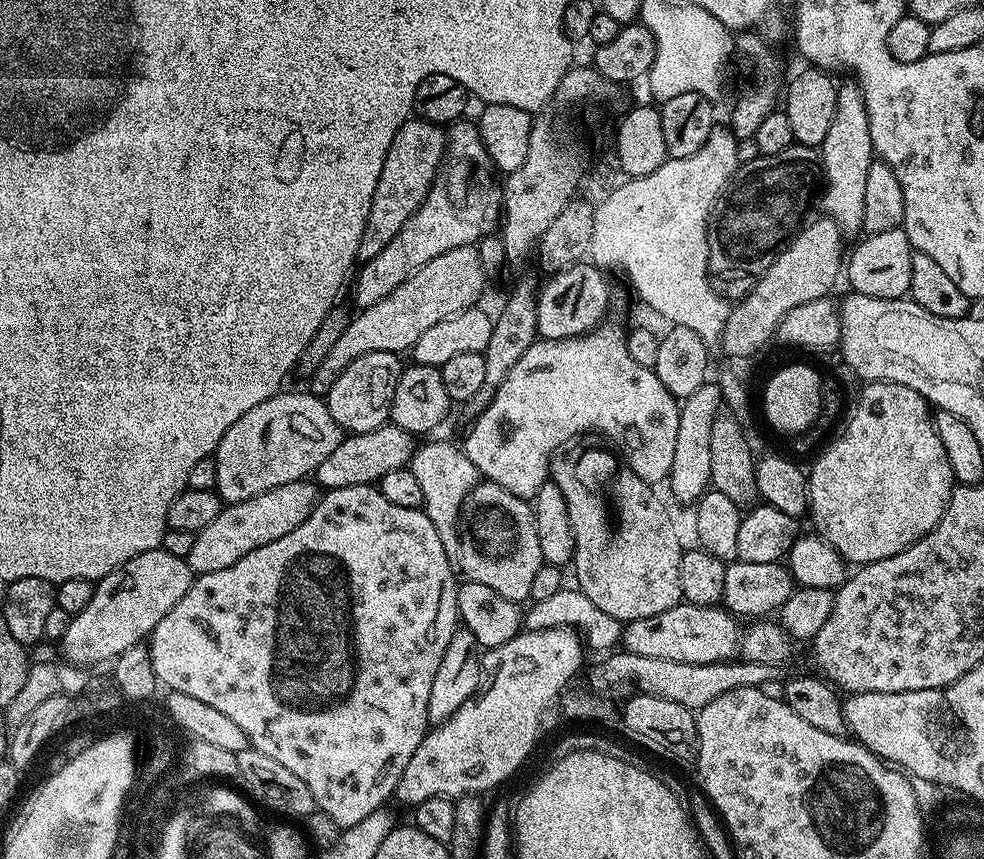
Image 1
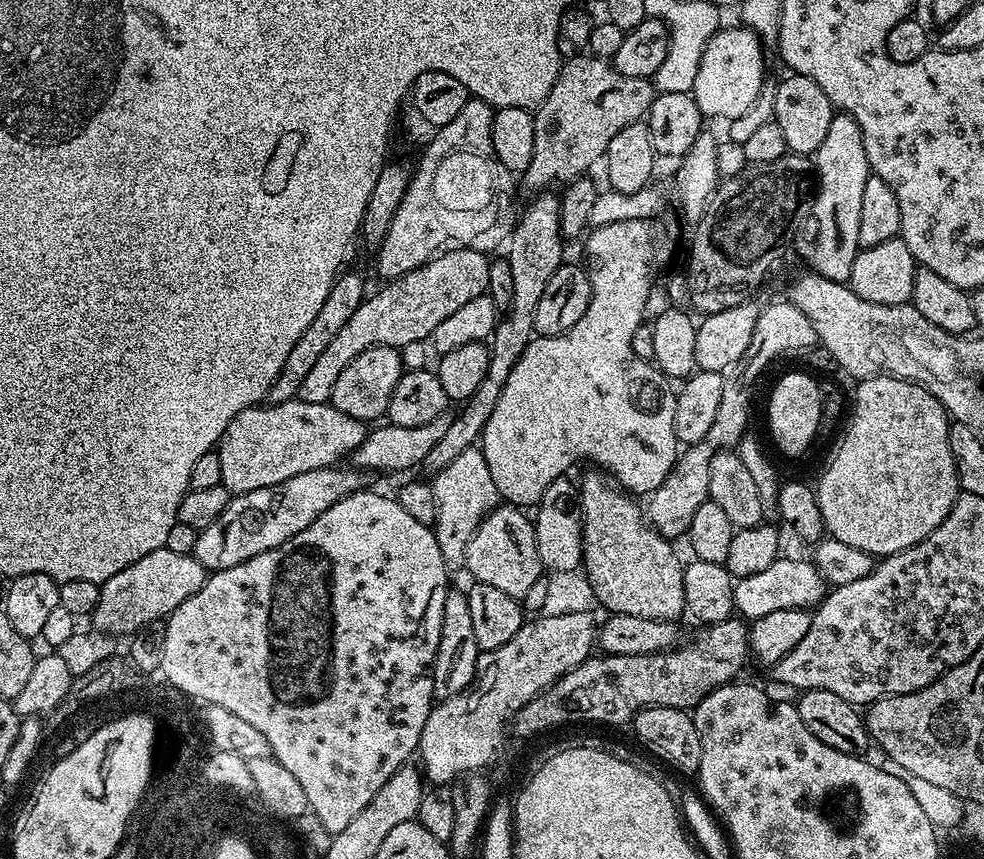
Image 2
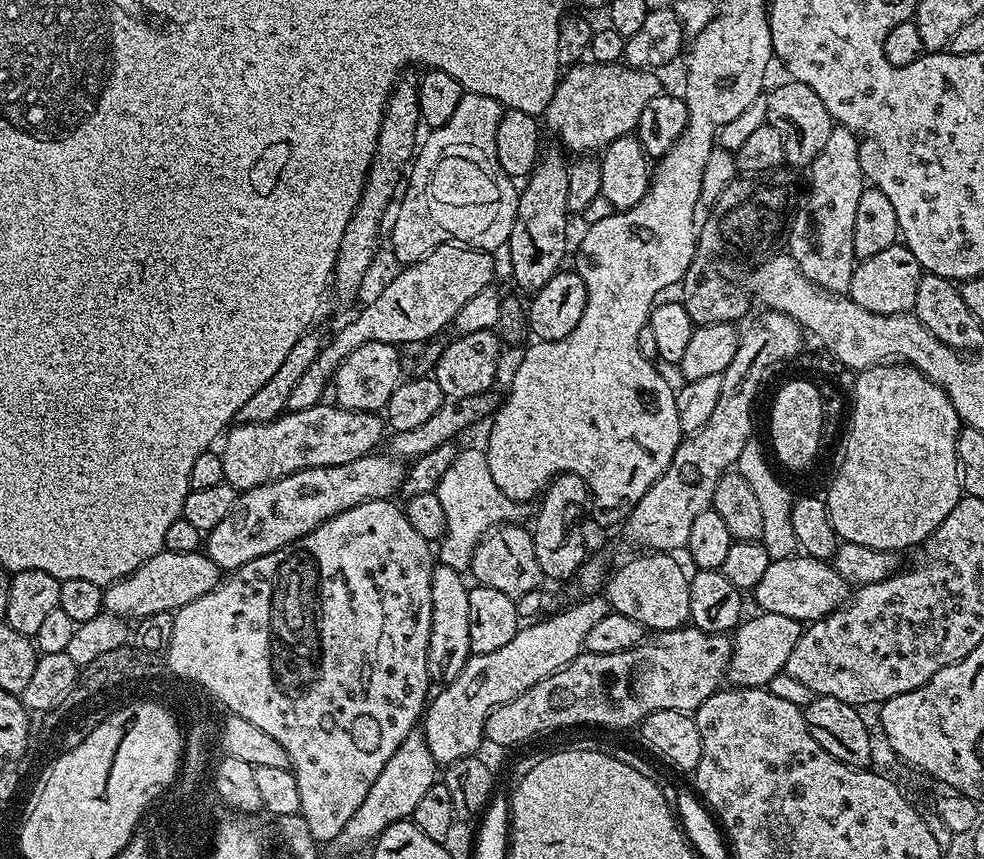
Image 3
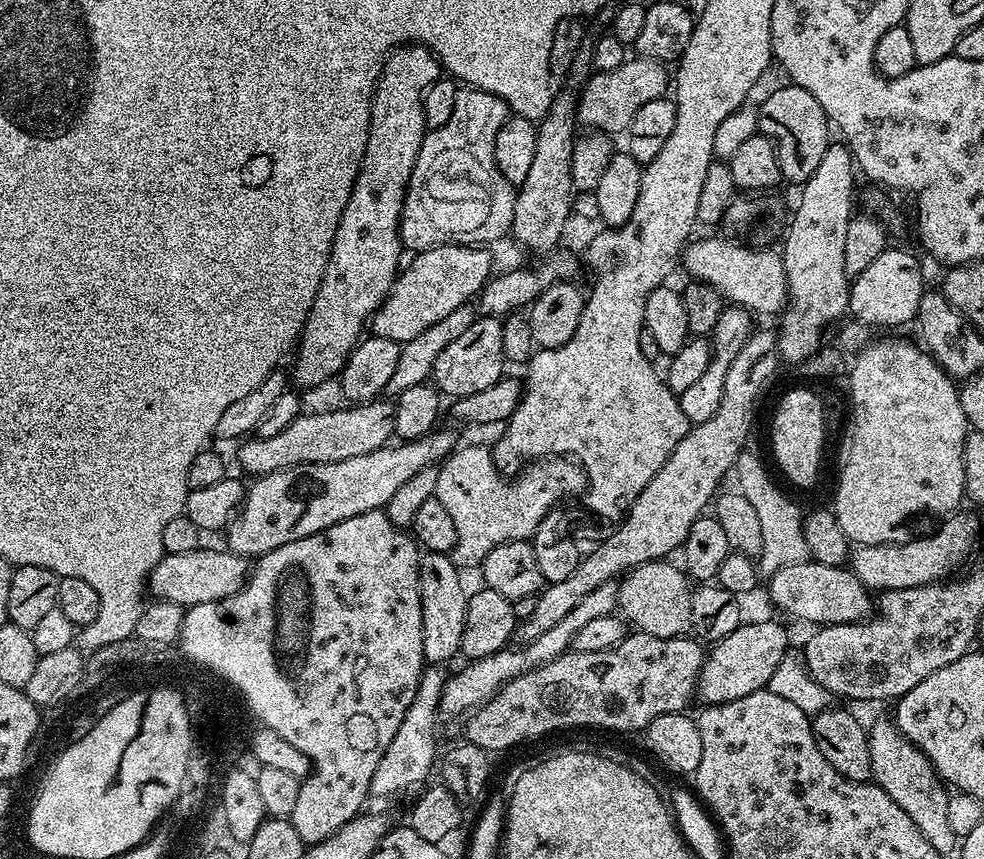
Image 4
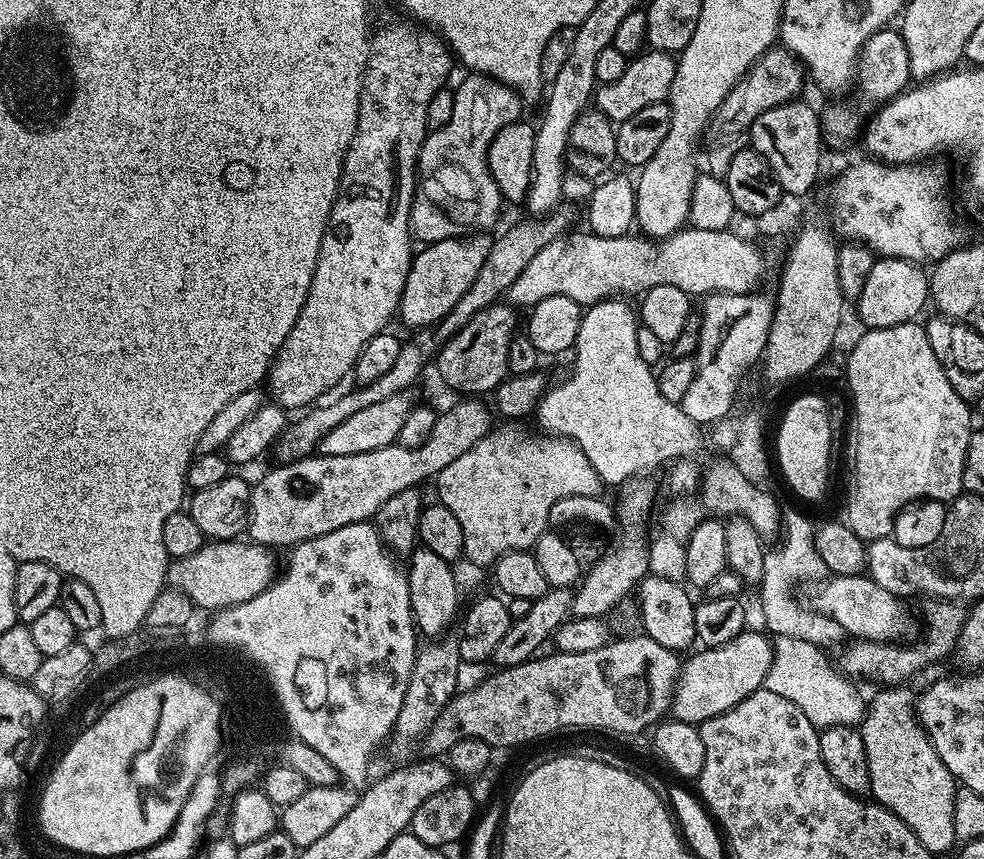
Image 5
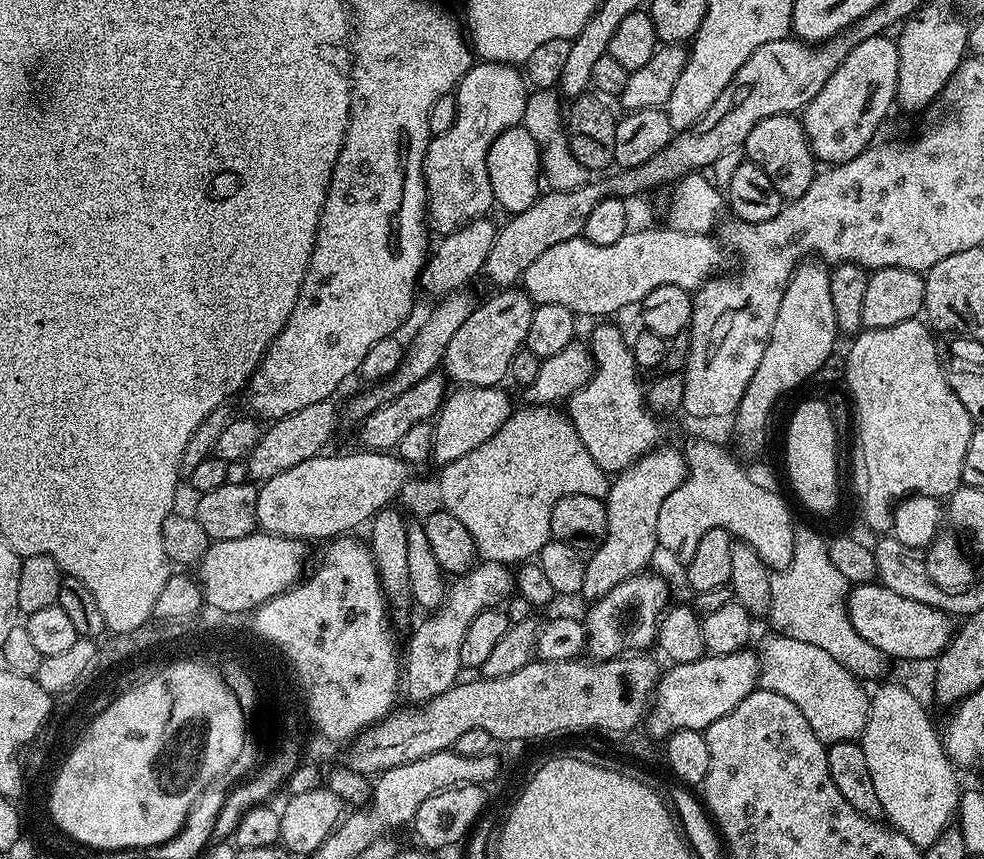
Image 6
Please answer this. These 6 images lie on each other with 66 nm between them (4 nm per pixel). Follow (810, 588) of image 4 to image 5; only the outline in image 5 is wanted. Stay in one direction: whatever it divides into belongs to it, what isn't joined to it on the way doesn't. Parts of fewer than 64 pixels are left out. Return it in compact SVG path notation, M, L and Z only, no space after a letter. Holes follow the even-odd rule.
M866 574L859 576L833 576L819 581L812 589L811 607L817 613L828 616L838 622L849 637L856 640L873 640L879 644L895 644L908 642L917 635L918 616L907 608L905 601L899 596L890 594L890 590L882 590L878 582L874 582Z

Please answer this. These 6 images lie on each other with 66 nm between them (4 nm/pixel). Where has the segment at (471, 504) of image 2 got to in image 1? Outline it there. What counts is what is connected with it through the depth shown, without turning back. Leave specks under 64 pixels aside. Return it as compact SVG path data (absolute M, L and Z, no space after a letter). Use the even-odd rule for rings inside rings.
M424 444L417 447L416 453L412 455L410 465L414 478L418 478L418 483L422 485L422 496L424 498L424 512L434 522L434 530L438 530L438 538L442 538L442 546L446 546L446 554L450 558L456 558L460 555L460 537L462 535L462 516L460 520L460 511L465 511L469 503L472 492L477 485L481 483L482 477L474 462L459 447L451 448L448 444Z

